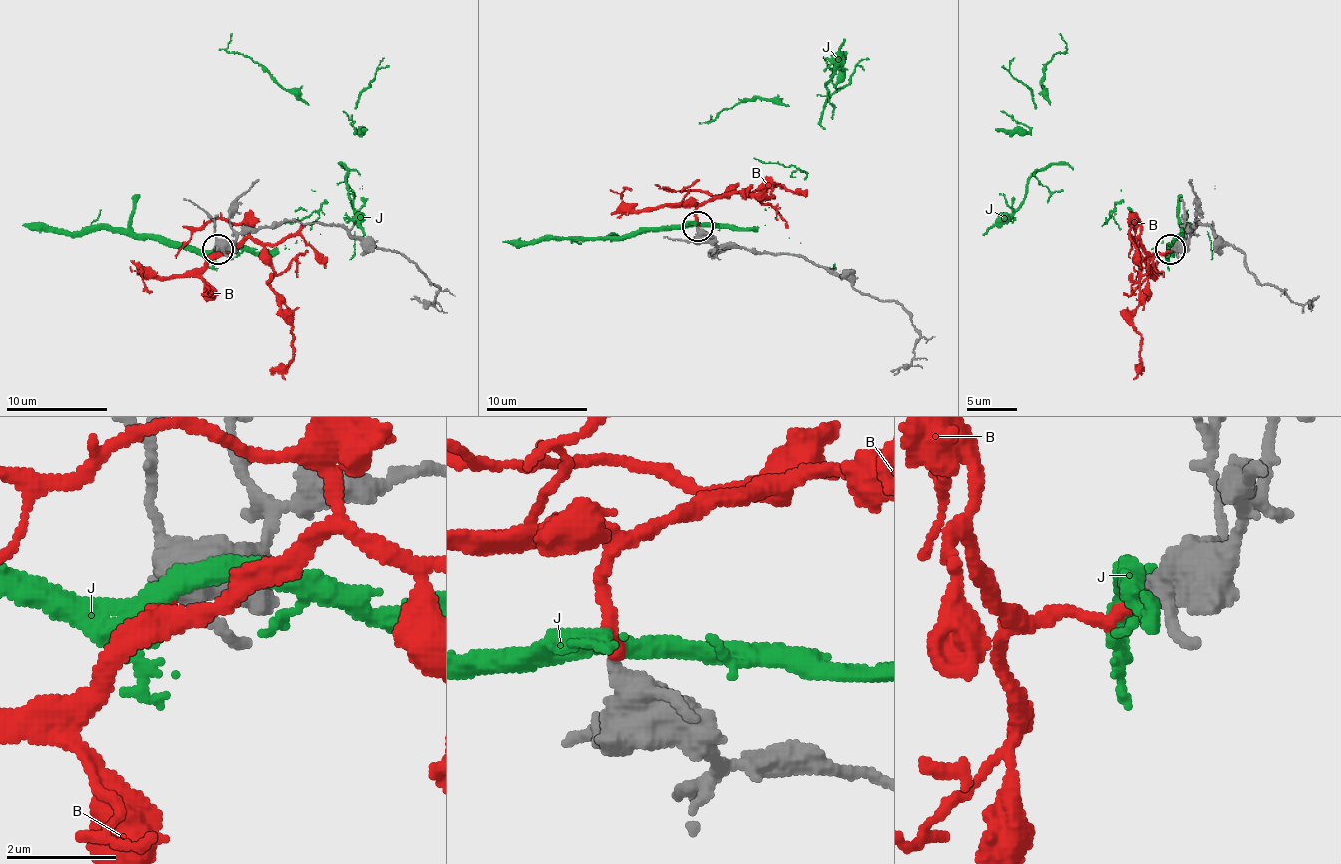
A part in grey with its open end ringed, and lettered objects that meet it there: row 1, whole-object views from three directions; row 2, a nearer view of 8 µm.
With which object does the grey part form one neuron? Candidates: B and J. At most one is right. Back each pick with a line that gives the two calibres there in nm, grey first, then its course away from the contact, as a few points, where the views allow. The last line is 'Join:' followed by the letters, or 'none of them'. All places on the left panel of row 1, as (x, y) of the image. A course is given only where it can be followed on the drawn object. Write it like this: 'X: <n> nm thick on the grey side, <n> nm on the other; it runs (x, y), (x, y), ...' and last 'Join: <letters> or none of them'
B: 400 nm thick on the grey side, 240 nm on the other; it runs (217, 248), (247, 238), (263, 248), (273, 271), (270, 289), (293, 337), (293, 357), (270, 375)
Join: B

